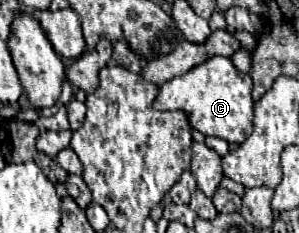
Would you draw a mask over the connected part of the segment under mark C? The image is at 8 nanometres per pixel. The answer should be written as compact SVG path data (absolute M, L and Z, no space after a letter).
M211 57L191 71L173 77L159 87L153 101L157 111L183 111L193 129L203 135L213 135L229 143L243 143L253 131L253 99L251 77L237 71L229 57Z

